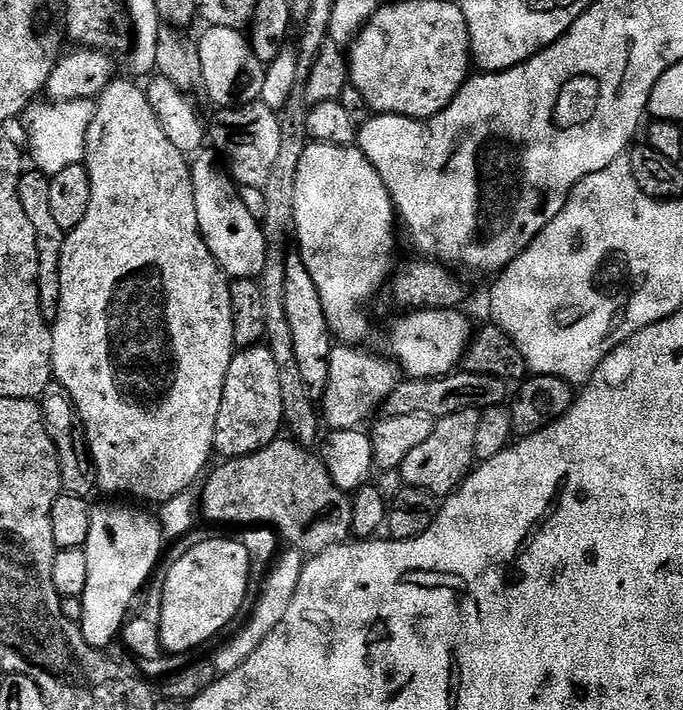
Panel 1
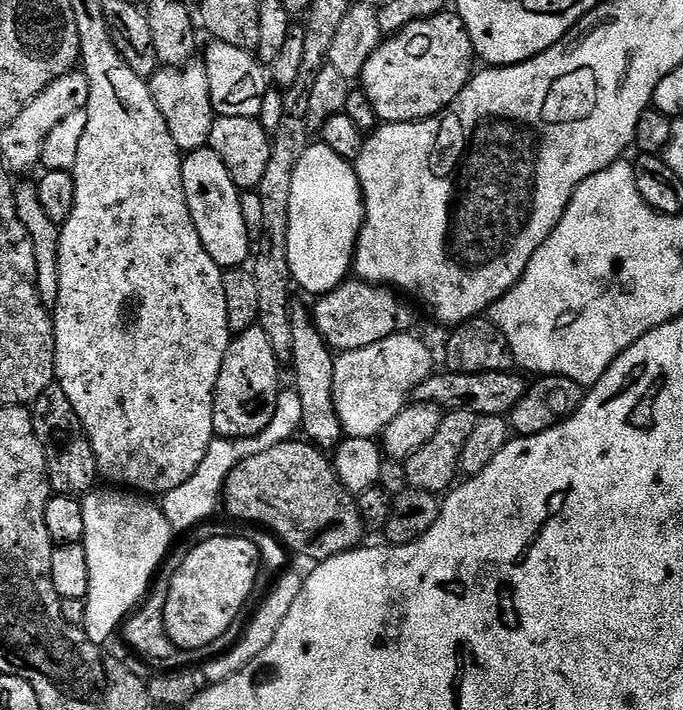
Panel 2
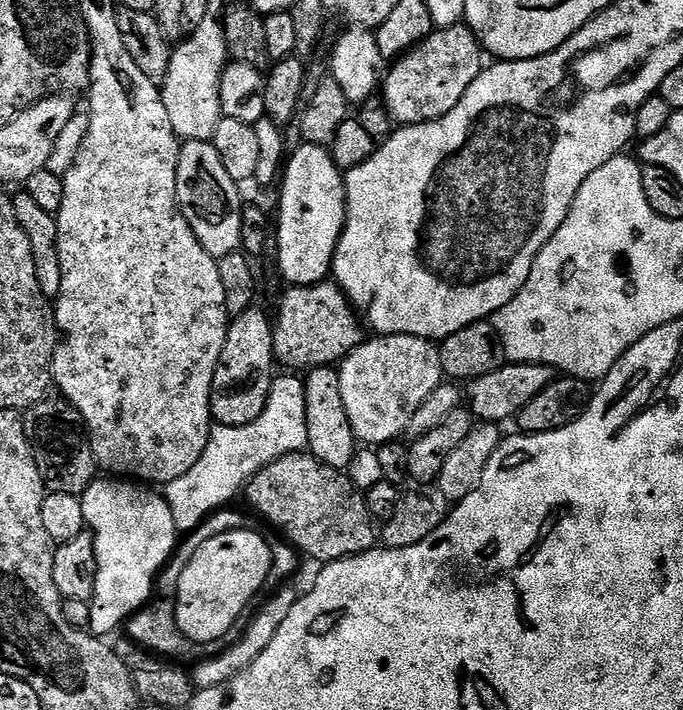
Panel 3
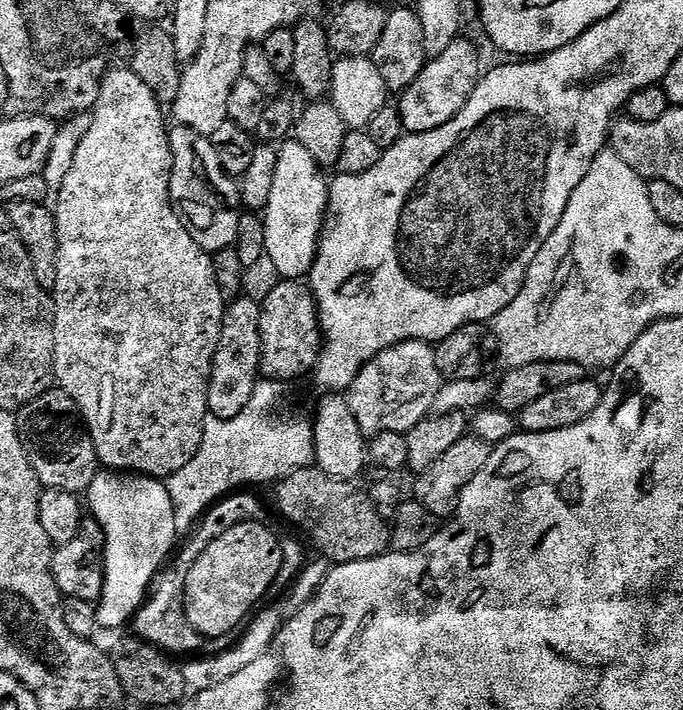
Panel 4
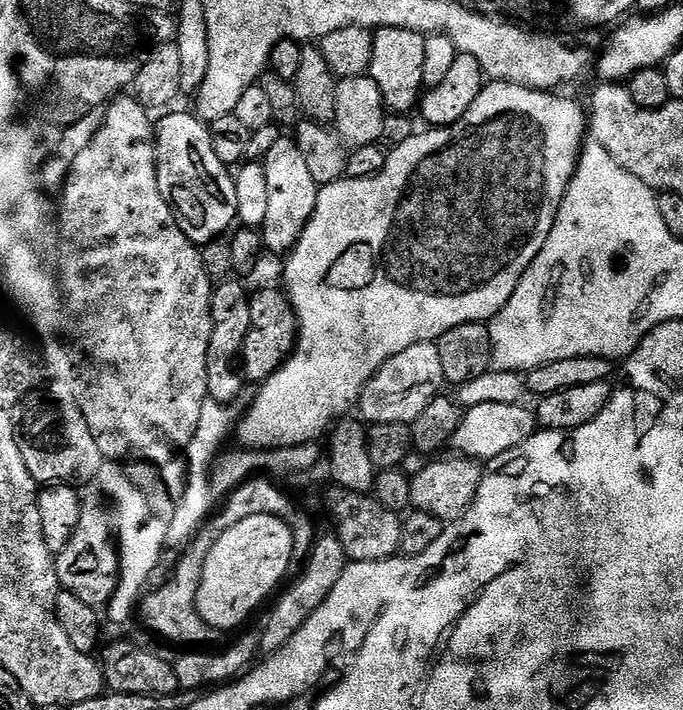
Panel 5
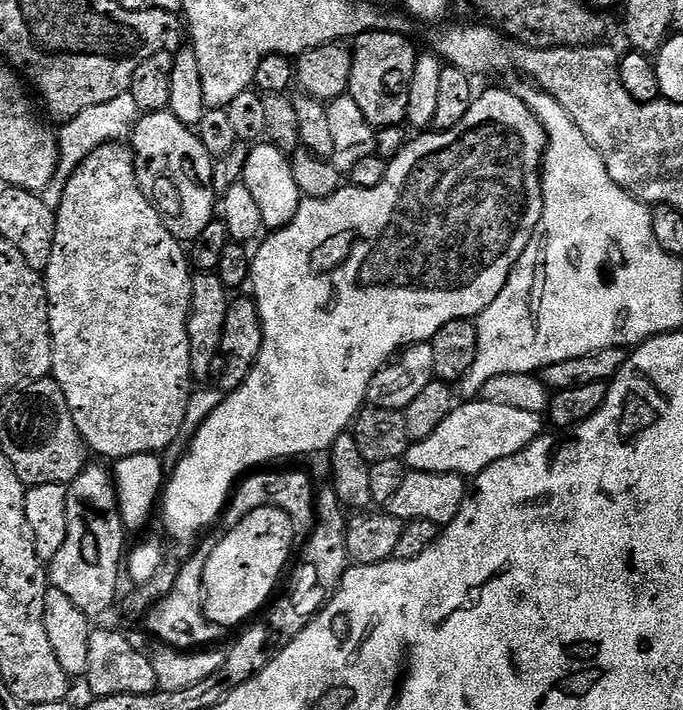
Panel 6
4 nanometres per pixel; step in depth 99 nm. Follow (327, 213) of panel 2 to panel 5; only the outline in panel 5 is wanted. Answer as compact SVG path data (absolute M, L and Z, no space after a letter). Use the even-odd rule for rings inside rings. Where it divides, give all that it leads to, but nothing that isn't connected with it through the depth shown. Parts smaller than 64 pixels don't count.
M295 139L280 140L270 150L263 166L267 172L267 185L270 186L270 210L268 221L262 226L262 239L269 253L287 254L296 245L314 214L318 185L310 176L310 166L306 166L306 158L302 156L302 150L298 150Z

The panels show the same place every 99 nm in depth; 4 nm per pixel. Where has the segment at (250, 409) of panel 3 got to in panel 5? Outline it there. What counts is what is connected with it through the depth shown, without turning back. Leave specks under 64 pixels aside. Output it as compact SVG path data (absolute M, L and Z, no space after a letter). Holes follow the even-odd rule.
M228 278L215 285L212 293L212 341L208 351L208 395L220 404L235 405L246 380L238 371L238 361L252 325L252 301L236 278Z

